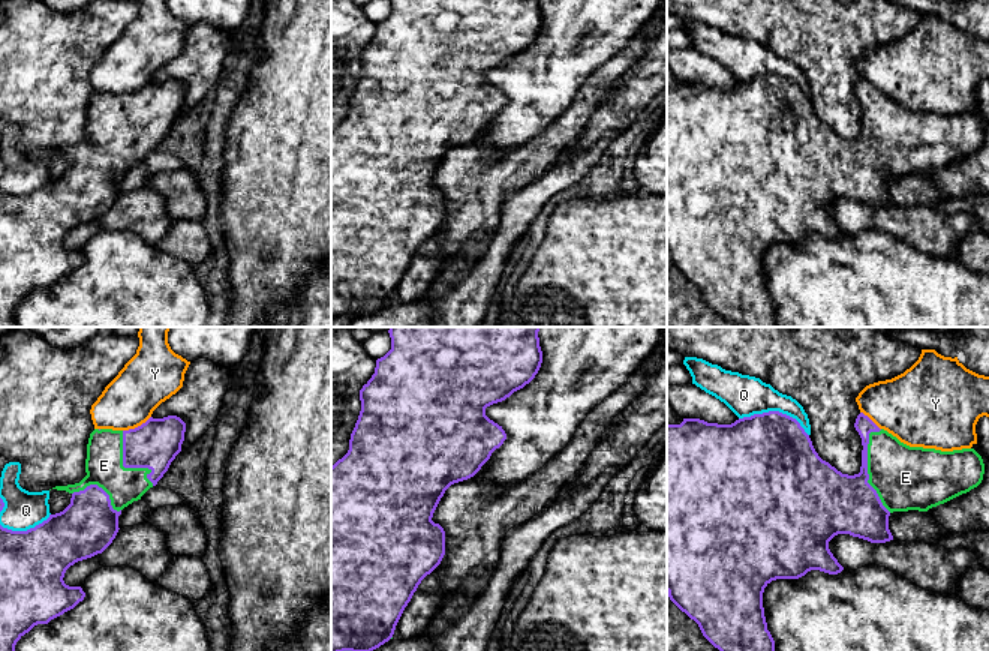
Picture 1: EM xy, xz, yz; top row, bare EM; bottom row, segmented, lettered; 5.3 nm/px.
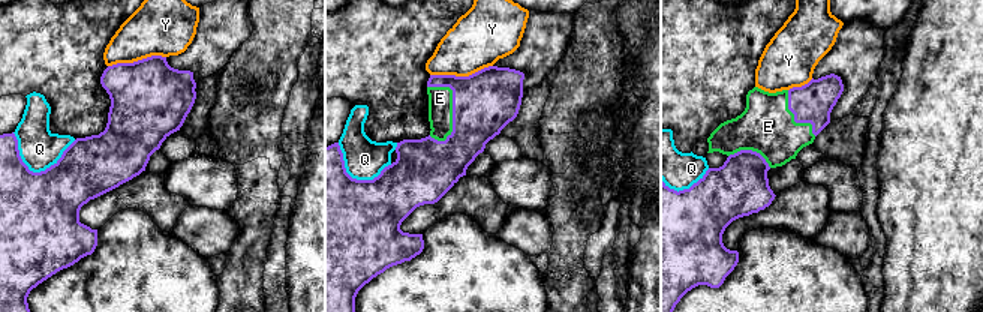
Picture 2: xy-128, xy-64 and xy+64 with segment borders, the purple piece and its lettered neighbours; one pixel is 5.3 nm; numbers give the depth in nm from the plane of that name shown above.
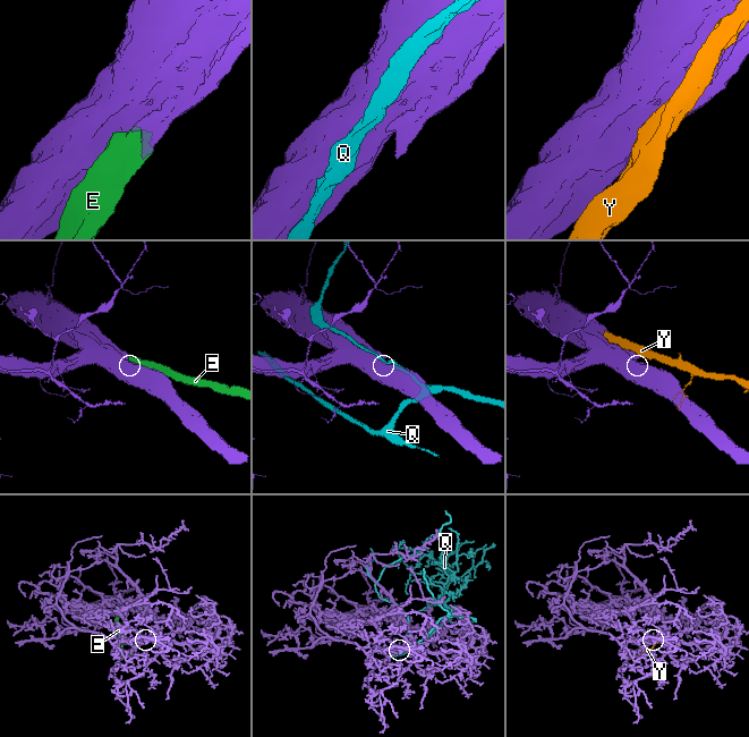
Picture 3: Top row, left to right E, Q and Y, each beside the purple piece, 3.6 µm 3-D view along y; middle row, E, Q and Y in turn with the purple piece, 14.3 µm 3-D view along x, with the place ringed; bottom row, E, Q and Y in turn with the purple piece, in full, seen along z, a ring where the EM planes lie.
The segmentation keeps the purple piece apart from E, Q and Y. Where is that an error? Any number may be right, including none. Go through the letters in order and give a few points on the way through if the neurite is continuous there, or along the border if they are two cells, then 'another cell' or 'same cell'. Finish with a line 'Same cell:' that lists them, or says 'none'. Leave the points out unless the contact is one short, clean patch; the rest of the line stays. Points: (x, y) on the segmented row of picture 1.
E: same cell
Q: another cell
Y: another cell
Same cell: E

